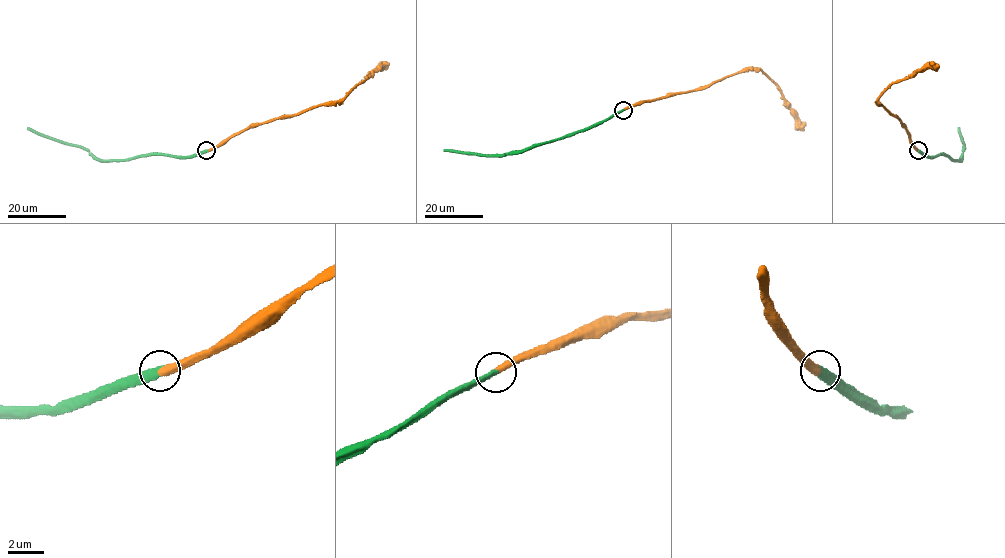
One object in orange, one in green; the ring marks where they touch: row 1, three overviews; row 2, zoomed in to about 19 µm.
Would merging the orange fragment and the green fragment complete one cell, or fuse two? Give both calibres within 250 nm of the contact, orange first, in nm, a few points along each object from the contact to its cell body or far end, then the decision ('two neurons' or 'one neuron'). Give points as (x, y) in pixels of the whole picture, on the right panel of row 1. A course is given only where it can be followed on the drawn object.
380 nm thick on the orange side, 400 nm on the other; orange runs (919, 150), (898, 118), (877, 99), (894, 83), (925, 67), (939, 66); green runs (919, 150), (927, 156), (946, 155), (951, 160), (959, 160), (963, 142), (958, 127); one neuron

